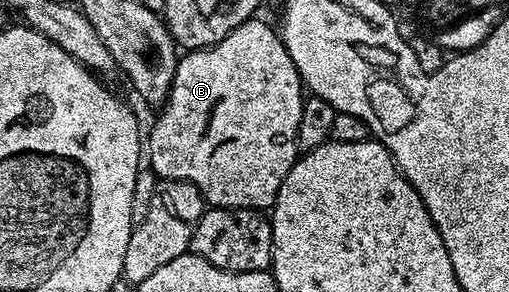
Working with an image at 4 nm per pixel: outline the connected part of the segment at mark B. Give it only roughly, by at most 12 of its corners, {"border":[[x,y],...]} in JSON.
{"border":[[250,19],[178,60],[148,168],[272,210],[301,76]]}

